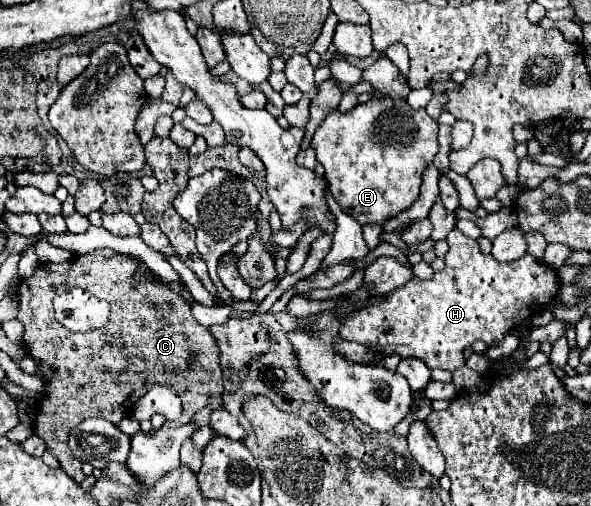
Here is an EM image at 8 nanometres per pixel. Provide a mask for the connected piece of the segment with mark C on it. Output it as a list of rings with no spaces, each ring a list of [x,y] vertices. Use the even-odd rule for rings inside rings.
[[[100,249],[84,255],[72,255],[68,261],[56,267],[40,267],[30,279],[22,279],[18,285],[18,321],[24,323],[24,345],[36,363],[36,377],[44,381],[42,397],[36,405],[36,417],[32,423],[34,435],[42,437],[46,449],[60,461],[60,467],[80,485],[84,481],[82,463],[74,459],[68,449],[68,433],[86,417],[104,417],[116,425],[128,417],[136,401],[150,389],[150,385],[172,385],[182,397],[184,413],[178,423],[166,421],[168,427],[186,425],[200,409],[208,405],[210,397],[222,395],[222,369],[218,361],[216,343],[204,325],[200,325],[192,313],[190,305],[180,293],[174,293],[160,281],[138,277],[136,271],[142,267],[140,259],[134,255],[116,253],[112,249]],[[74,287],[82,287],[96,297],[106,297],[108,301],[108,323],[102,329],[90,333],[68,331],[54,319],[54,297],[68,293]]]

